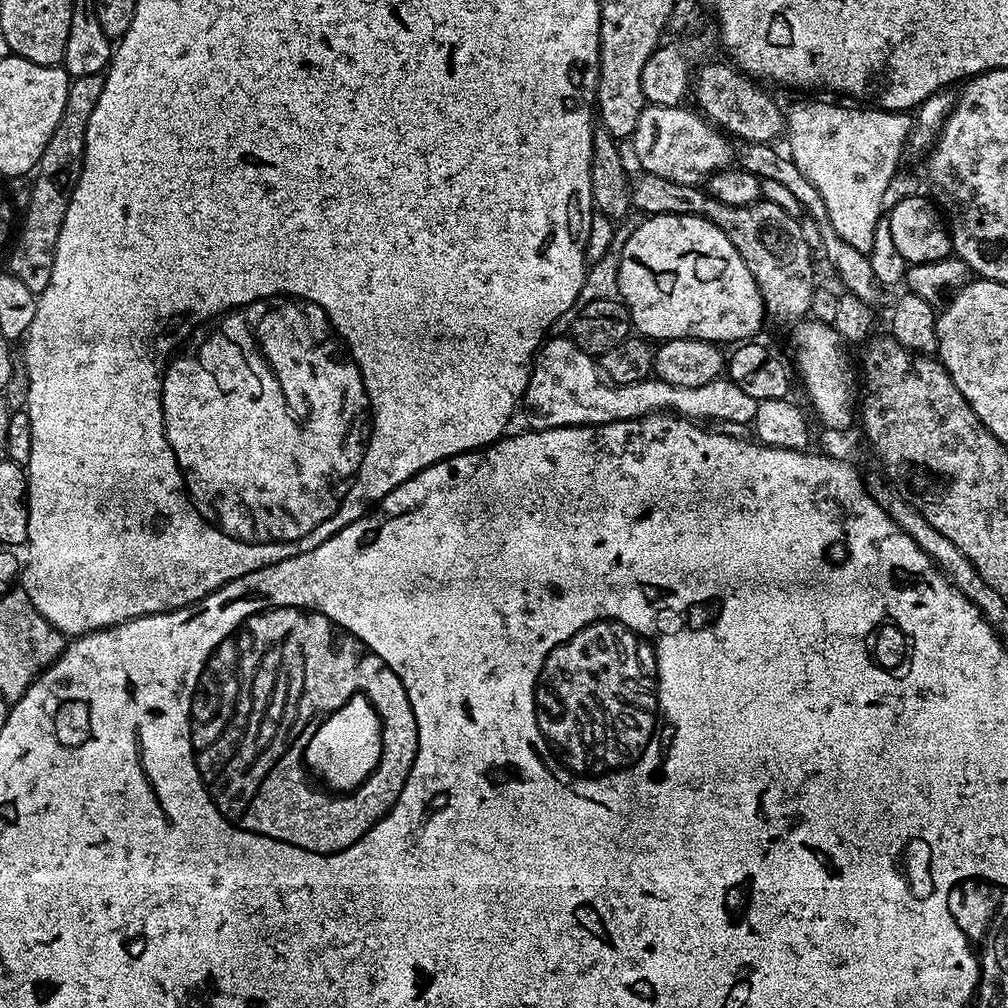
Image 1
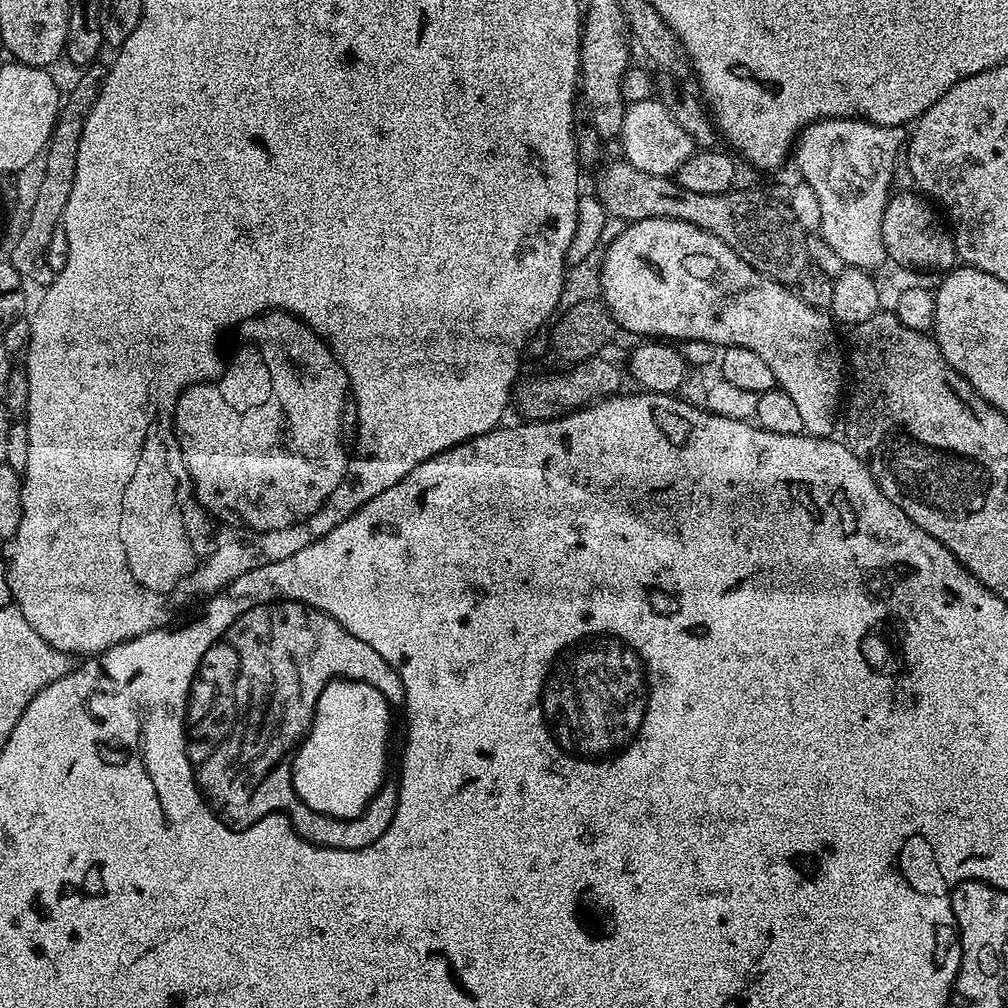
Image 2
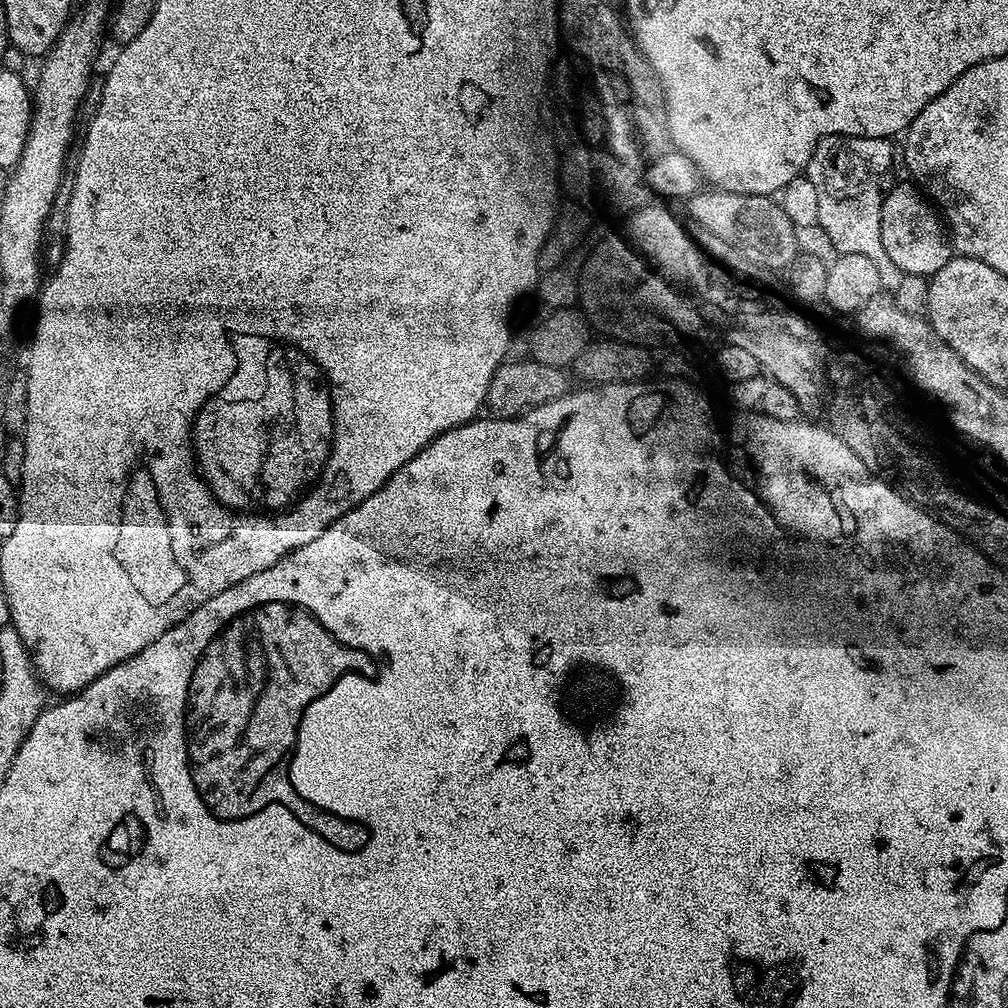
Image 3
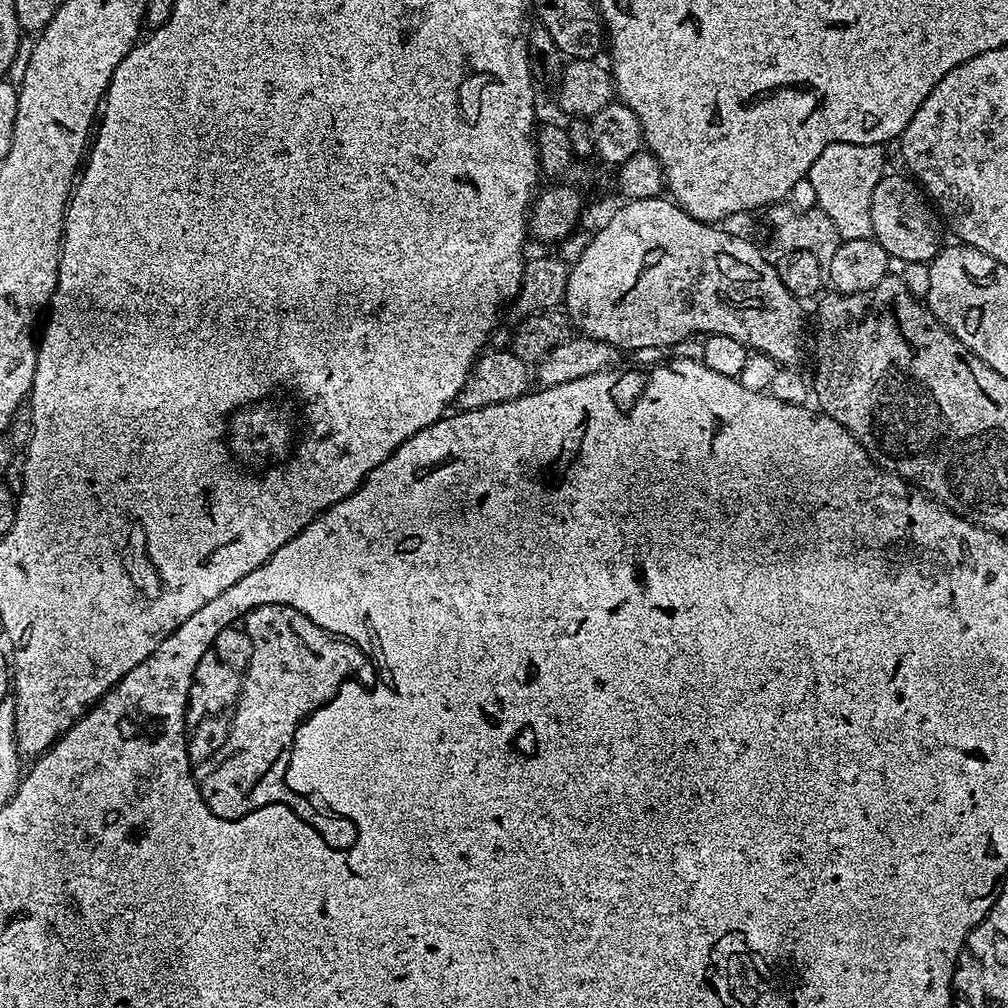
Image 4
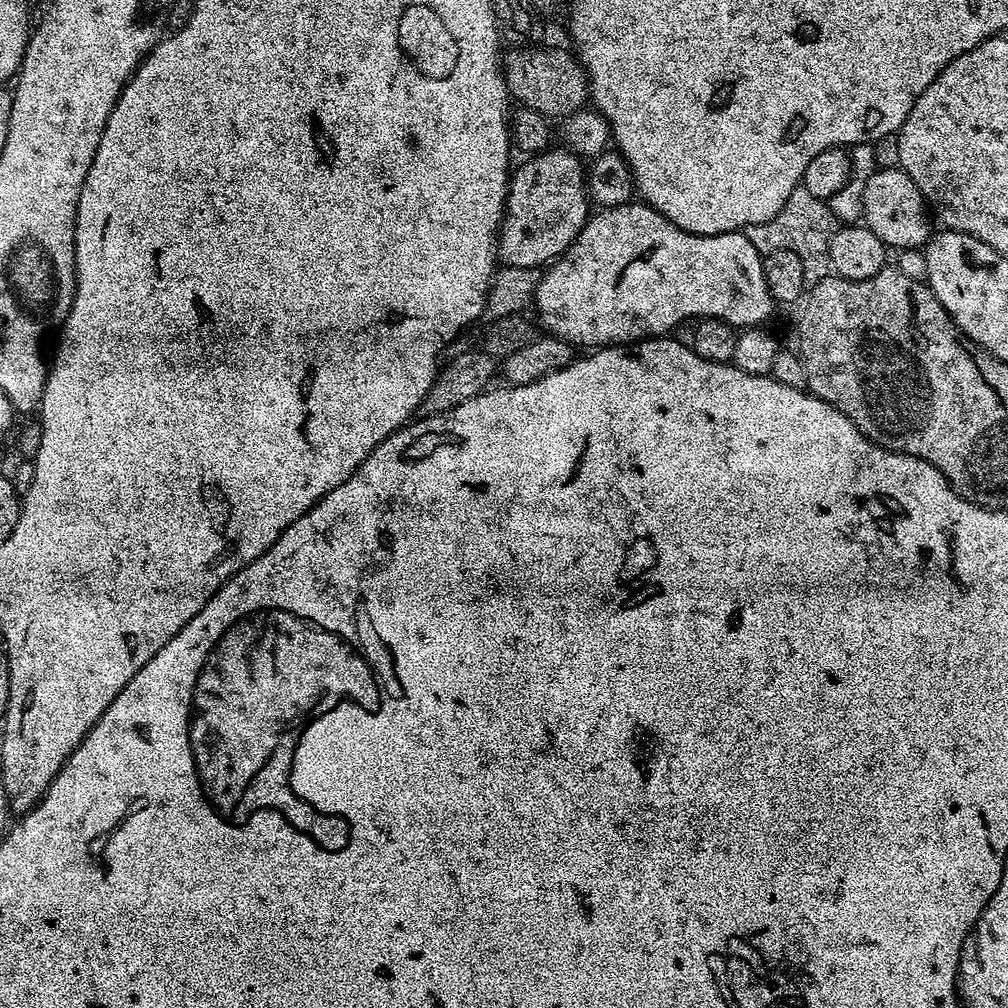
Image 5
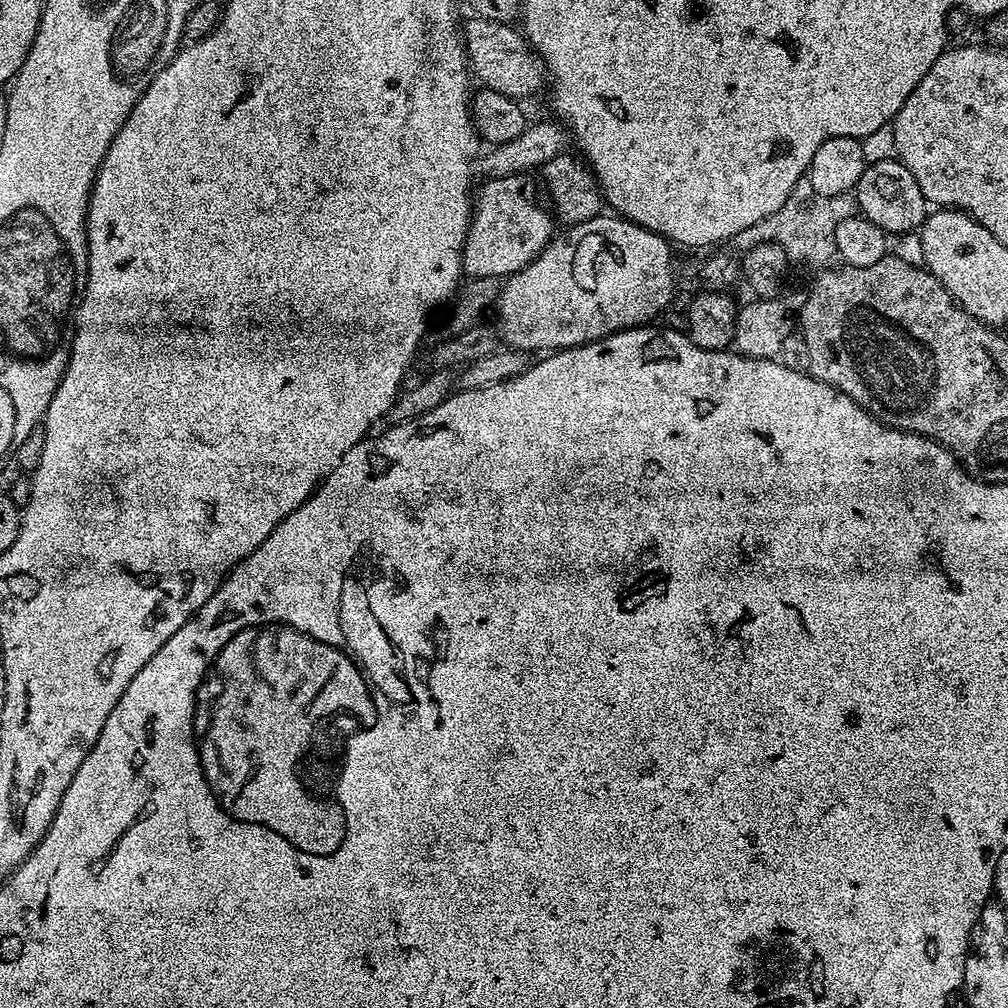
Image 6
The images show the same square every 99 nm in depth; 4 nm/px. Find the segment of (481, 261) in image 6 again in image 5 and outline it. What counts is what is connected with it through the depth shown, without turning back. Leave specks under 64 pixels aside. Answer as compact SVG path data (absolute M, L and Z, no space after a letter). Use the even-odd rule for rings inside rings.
M566 146L539 153L544 164L515 165L508 181L508 200L504 204L504 221L498 233L498 256L507 266L543 269L563 256L578 238L590 215L590 197L586 187L586 164L581 157Z

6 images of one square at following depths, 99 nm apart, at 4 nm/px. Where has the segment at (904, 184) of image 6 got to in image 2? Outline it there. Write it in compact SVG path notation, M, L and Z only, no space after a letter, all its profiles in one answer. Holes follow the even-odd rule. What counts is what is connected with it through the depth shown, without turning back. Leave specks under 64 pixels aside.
M897 191L889 196L882 214L881 234L888 260L892 264L901 264L904 268L925 268L928 272L940 272L939 274L947 274L957 267L958 257L952 233L945 221L936 217L931 206L933 207L923 195L915 191Z

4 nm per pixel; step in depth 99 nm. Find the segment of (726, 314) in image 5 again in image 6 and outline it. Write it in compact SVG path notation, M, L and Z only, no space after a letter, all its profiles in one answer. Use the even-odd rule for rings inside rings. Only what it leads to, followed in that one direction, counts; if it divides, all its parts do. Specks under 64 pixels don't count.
M601 214L571 225L567 231L565 236L553 238L534 262L503 281L494 313L499 339L507 347L529 354L551 354L562 348L577 348L624 328L651 324L671 302L672 291L676 288L676 272L672 269L674 248L663 236L619 214Z

